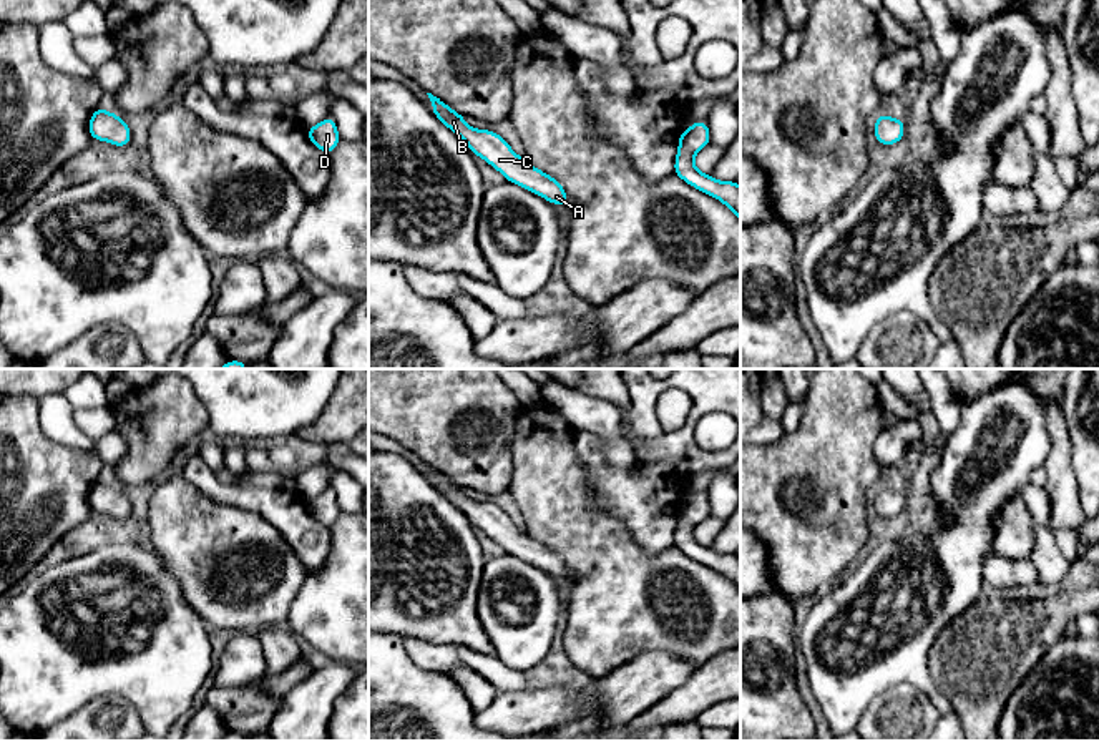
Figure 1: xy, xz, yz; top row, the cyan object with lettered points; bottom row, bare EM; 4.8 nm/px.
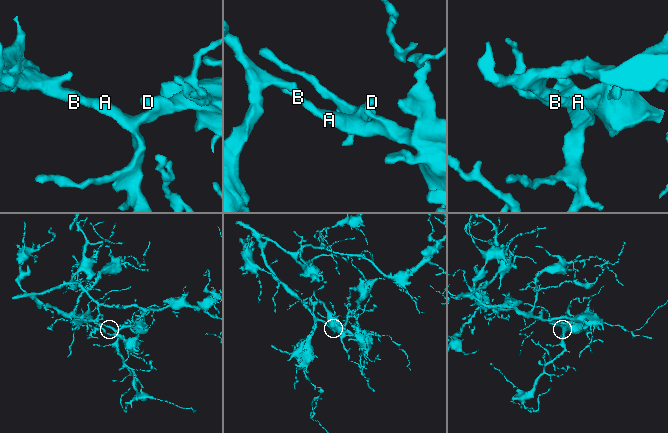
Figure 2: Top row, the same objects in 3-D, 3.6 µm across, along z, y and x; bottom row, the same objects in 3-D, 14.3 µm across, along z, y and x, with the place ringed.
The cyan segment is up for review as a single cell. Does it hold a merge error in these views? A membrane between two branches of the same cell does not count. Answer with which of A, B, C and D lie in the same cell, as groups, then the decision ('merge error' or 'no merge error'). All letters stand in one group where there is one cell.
groups A B C D; no merge error

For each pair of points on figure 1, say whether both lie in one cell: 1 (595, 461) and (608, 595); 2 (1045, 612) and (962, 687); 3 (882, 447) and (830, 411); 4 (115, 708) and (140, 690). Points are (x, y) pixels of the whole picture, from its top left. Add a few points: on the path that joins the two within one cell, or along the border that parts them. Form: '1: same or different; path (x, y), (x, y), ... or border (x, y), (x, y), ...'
1: different; border (585, 469), (591, 495), (628, 532)
2: same; path (1025, 630), (1011, 637), (981, 667)
3: different; border (882, 429), (874, 444), (874, 457), (882, 467)
4: different; border (88, 701), (102, 695), (120, 695), (143, 723)

